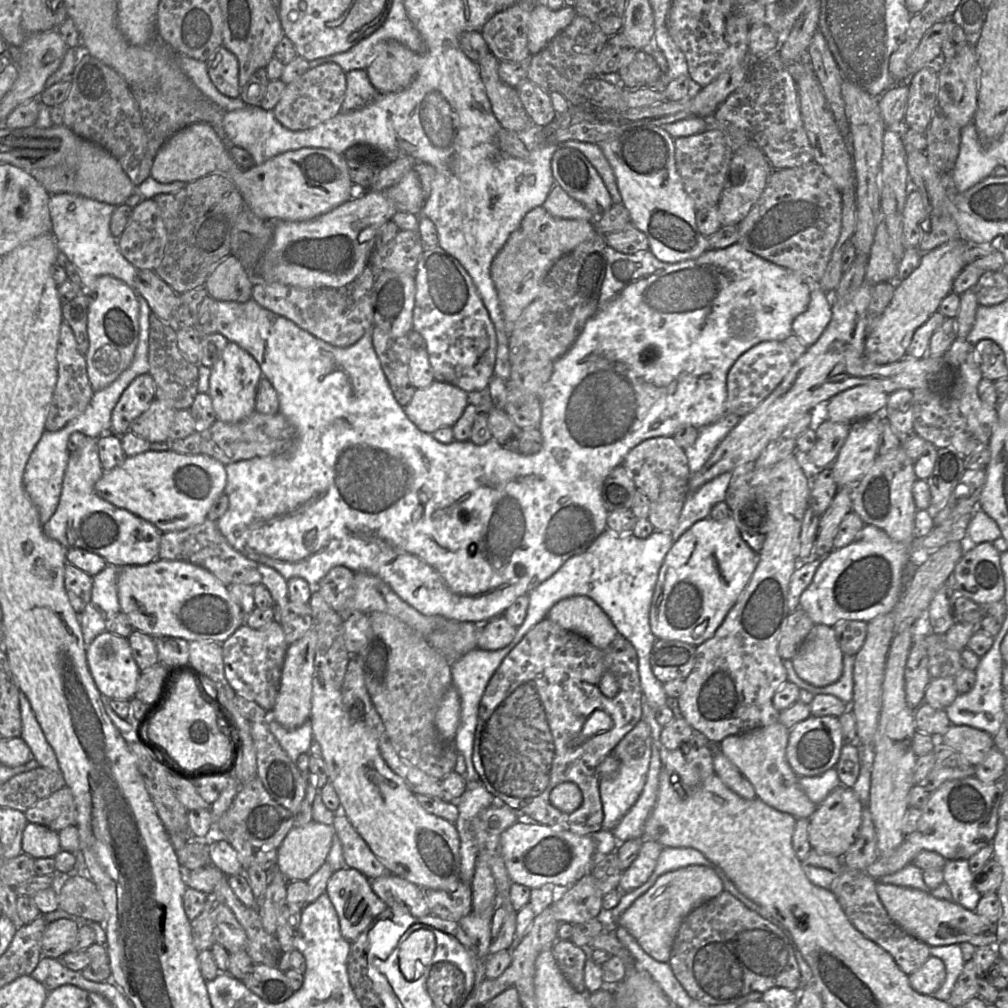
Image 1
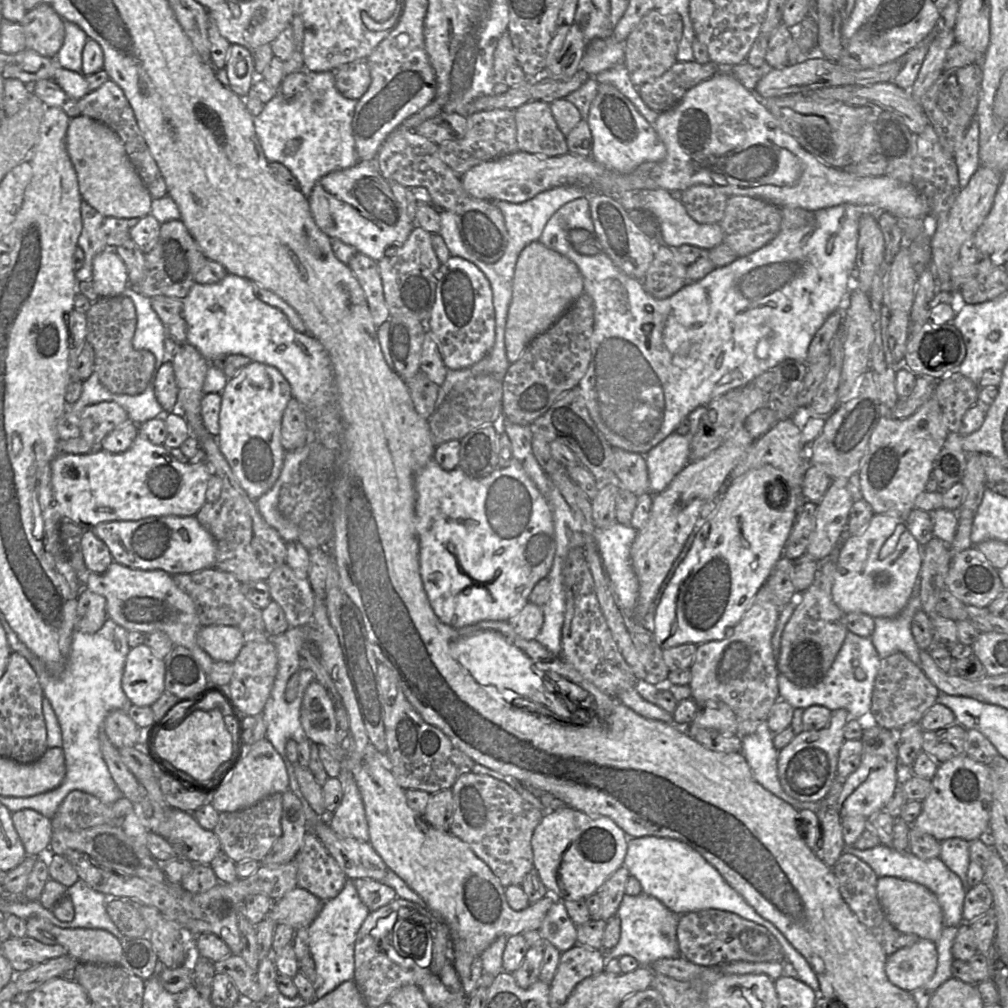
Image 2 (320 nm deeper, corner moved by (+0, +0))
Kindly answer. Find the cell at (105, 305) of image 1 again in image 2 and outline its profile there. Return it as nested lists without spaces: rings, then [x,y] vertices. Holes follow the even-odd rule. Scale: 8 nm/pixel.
[[[106,249],[94,257],[91,281],[99,297],[120,296],[129,287],[126,265],[113,249]]]

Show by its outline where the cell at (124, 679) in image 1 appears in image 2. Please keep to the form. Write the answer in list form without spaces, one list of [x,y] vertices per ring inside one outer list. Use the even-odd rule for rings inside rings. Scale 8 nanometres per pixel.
[[[143,643],[130,648],[122,675],[122,689],[129,702],[151,706],[165,691],[165,662]]]

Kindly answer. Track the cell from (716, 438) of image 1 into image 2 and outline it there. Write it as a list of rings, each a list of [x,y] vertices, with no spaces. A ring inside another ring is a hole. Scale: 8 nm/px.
[[[700,405],[689,413],[689,432],[680,435],[671,433],[645,455],[649,477],[649,492],[652,495],[664,491],[674,477],[690,462],[690,445],[697,432],[706,405]]]

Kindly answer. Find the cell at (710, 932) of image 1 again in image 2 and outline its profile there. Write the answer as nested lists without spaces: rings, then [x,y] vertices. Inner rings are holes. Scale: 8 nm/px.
[[[704,909],[681,915],[677,940],[680,957],[702,967],[732,962],[786,962],[781,945],[765,927],[723,910]]]

